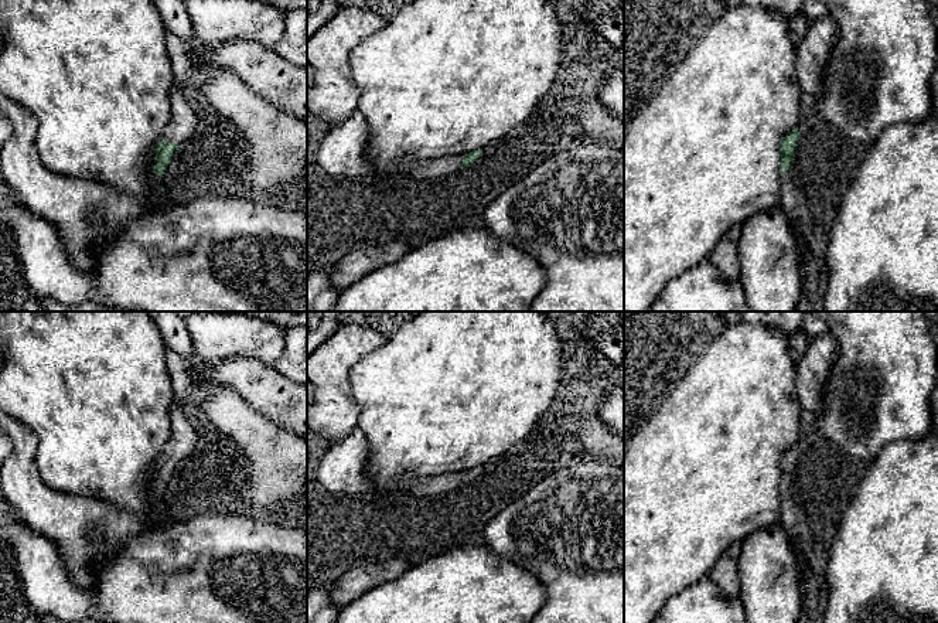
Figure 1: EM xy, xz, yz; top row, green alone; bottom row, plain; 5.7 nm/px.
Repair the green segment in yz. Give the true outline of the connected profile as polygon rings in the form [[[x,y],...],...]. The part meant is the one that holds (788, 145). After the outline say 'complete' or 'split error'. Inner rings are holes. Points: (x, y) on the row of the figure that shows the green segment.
[[[794,127],[785,135],[780,144],[780,174],[781,174],[781,208],[799,242],[799,261],[809,256],[802,248],[802,238],[813,231],[813,212],[811,205],[789,174],[789,168],[799,140],[798,129]]]; split error

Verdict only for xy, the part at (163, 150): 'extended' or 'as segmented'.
extended

